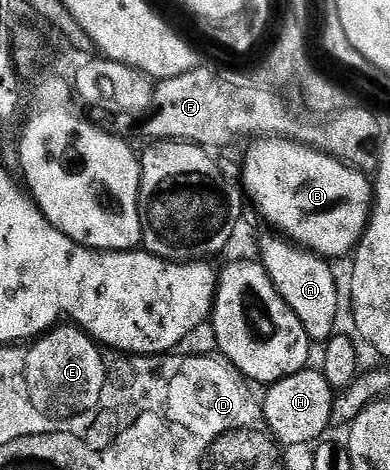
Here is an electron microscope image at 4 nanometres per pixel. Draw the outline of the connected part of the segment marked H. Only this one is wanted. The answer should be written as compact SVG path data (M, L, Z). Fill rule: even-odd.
M321 370L297 372L269 385L265 392L262 409L274 439L279 445L287 446L294 443L313 445L325 437L322 435L325 434L326 428L331 427L330 419L336 389L331 386Z

